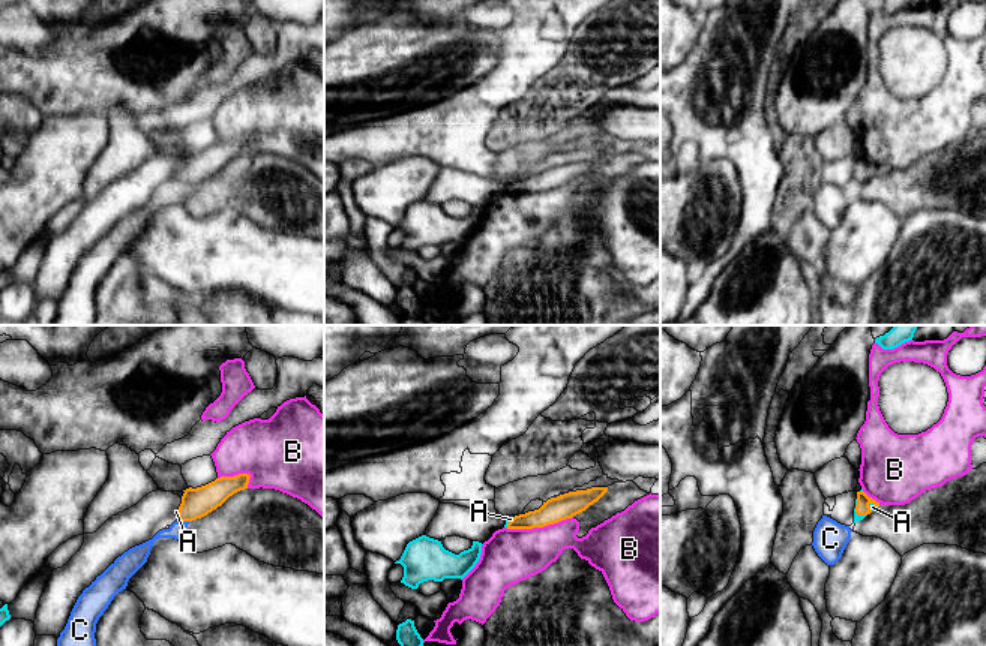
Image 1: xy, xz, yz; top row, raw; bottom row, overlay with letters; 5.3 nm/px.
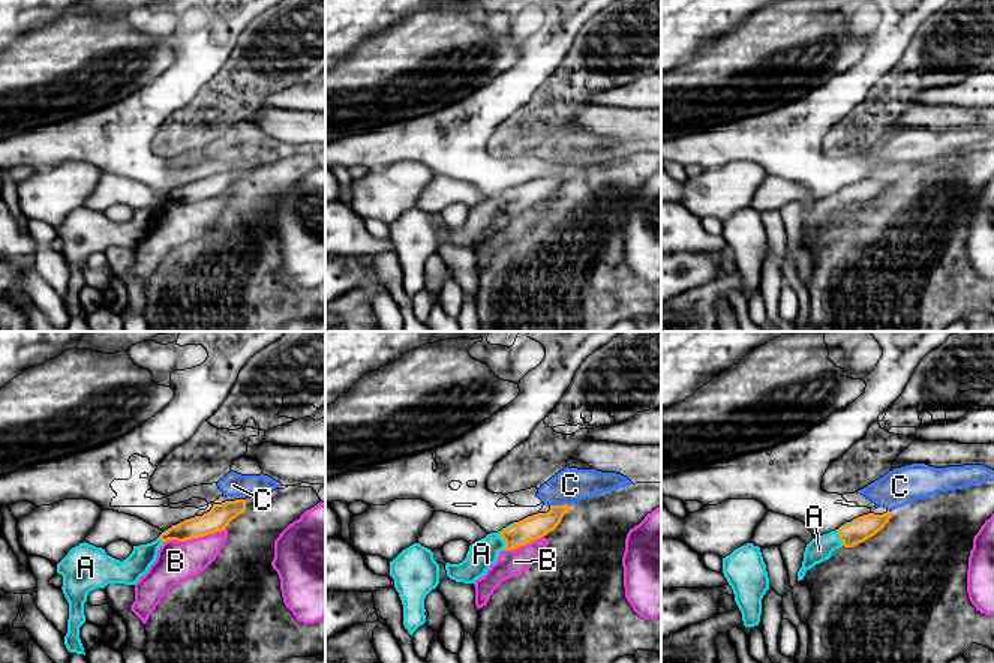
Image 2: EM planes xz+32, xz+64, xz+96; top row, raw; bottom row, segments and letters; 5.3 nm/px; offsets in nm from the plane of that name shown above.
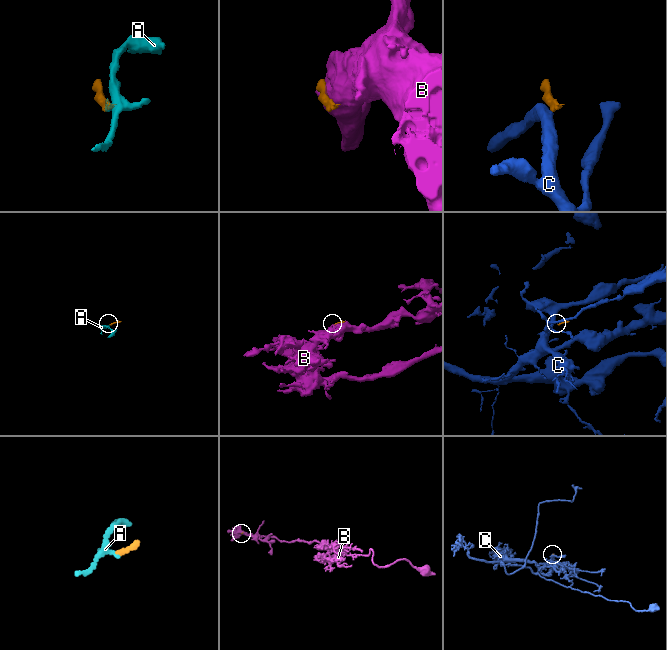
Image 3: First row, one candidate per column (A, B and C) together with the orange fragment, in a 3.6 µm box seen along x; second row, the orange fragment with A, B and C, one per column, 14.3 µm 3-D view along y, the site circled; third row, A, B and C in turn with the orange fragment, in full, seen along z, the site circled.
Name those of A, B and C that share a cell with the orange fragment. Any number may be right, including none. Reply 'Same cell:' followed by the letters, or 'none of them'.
Same cell: A

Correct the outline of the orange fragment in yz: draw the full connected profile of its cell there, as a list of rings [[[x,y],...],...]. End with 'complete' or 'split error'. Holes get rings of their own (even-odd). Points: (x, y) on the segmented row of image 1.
[[[863,489],[857,492],[855,508],[854,508],[854,523],[863,520],[867,514],[875,511],[879,502],[869,498]]]; split error

